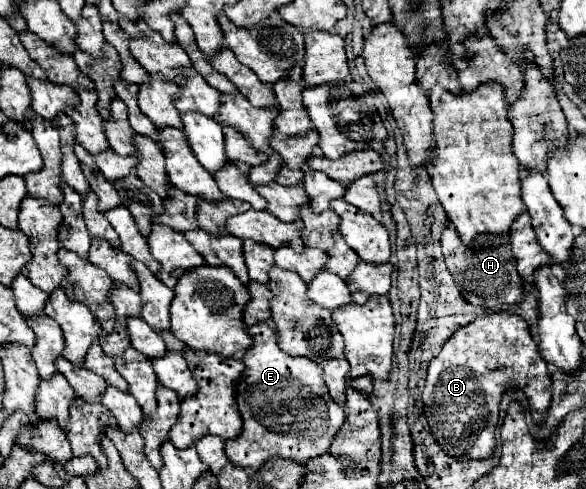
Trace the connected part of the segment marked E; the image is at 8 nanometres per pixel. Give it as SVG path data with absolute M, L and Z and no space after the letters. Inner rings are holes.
M255 324L249 328L249 334L255 344L243 356L245 370L237 384L243 432L225 442L227 458L237 468L259 472L273 458L303 464L309 458L325 454L345 422L345 412L331 400L323 382L323 368L309 358L283 354L277 344L277 332L269 324Z

